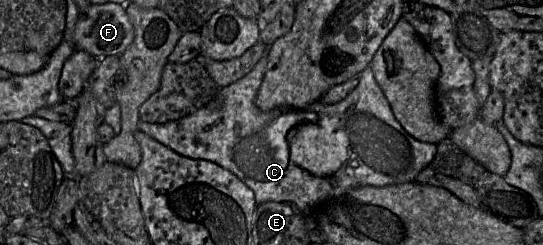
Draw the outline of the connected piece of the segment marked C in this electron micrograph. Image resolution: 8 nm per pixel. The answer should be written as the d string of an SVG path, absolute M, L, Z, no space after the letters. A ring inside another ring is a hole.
M268 48L247 75L227 87L219 88L205 107L179 120L162 124L139 120L137 129L183 157L211 161L230 171L254 192L257 206L268 201L291 202L305 216L311 217L321 205L349 190L415 182L419 172L434 159L437 145L418 141L404 130L396 120L370 66L361 72L356 88L339 103L326 105L317 101L306 110L260 110L255 99L266 71ZM302 120L312 122L312 132L288 127ZM291 129L296 139L294 152L290 152L287 142L287 134Z

